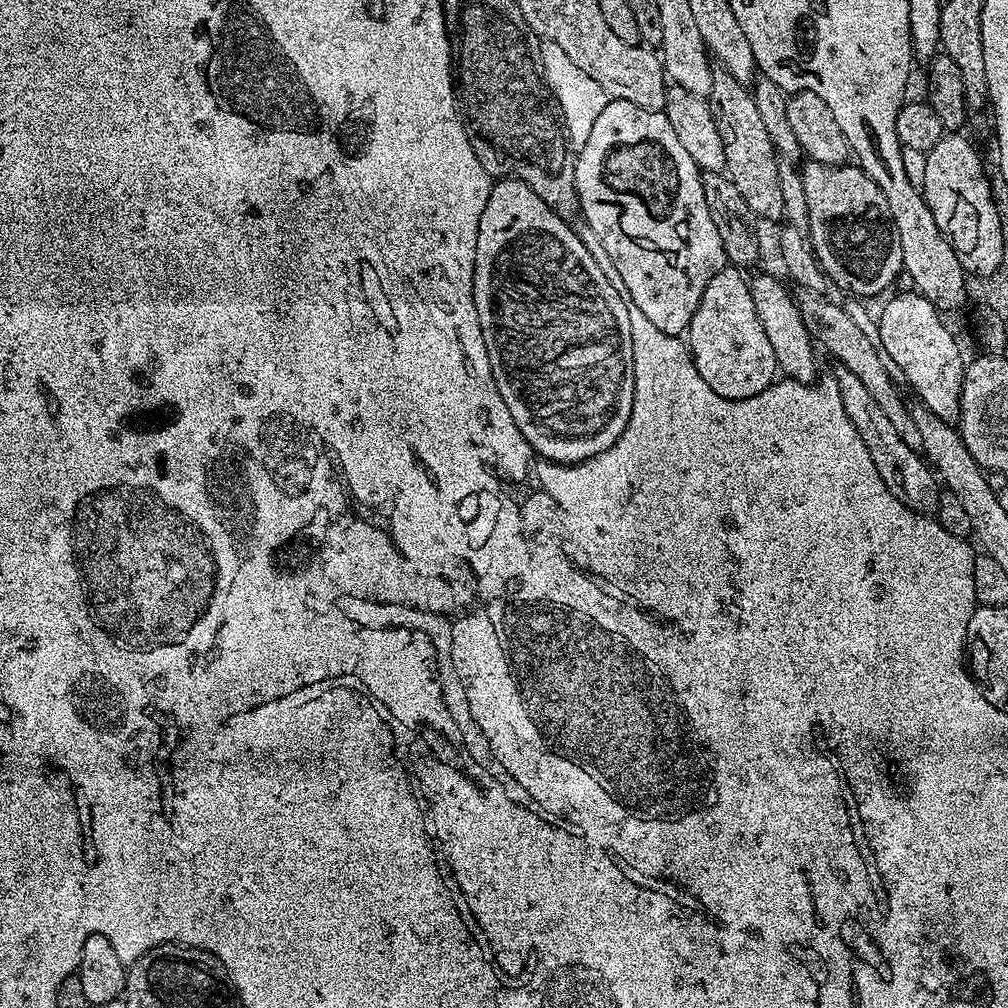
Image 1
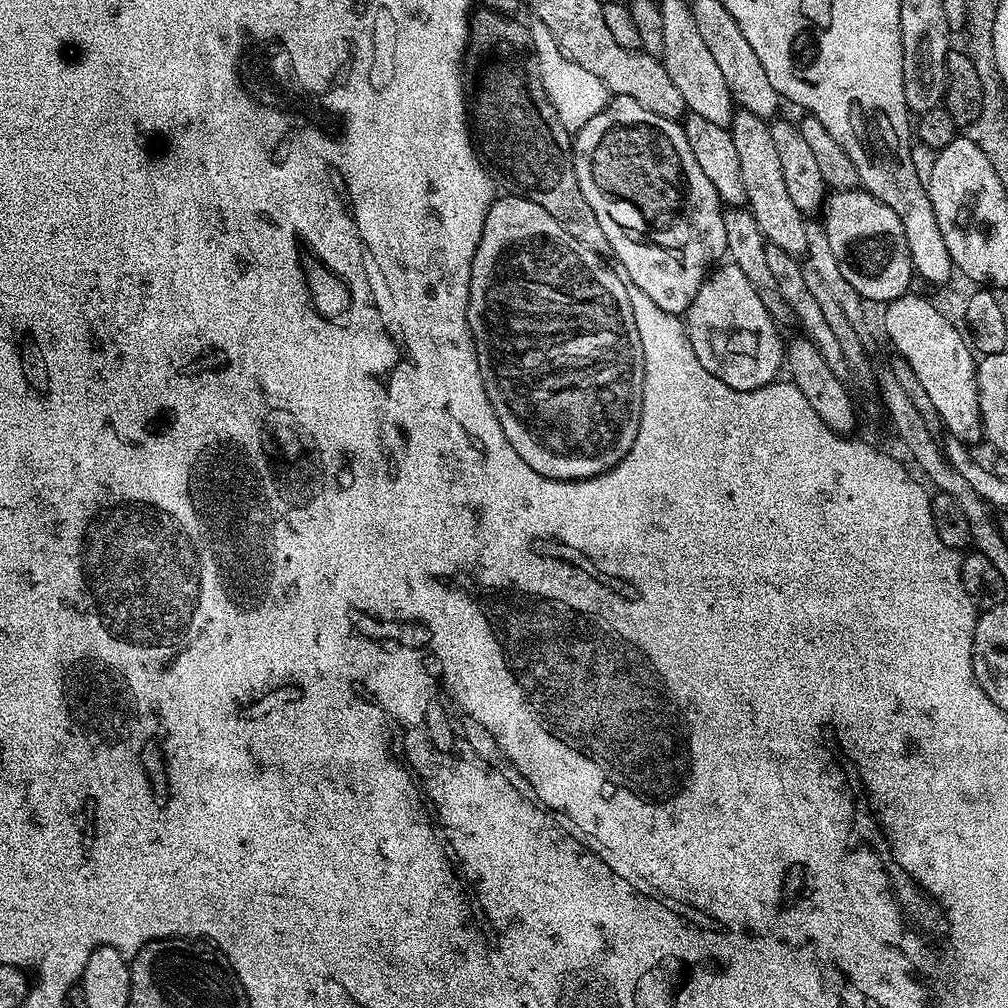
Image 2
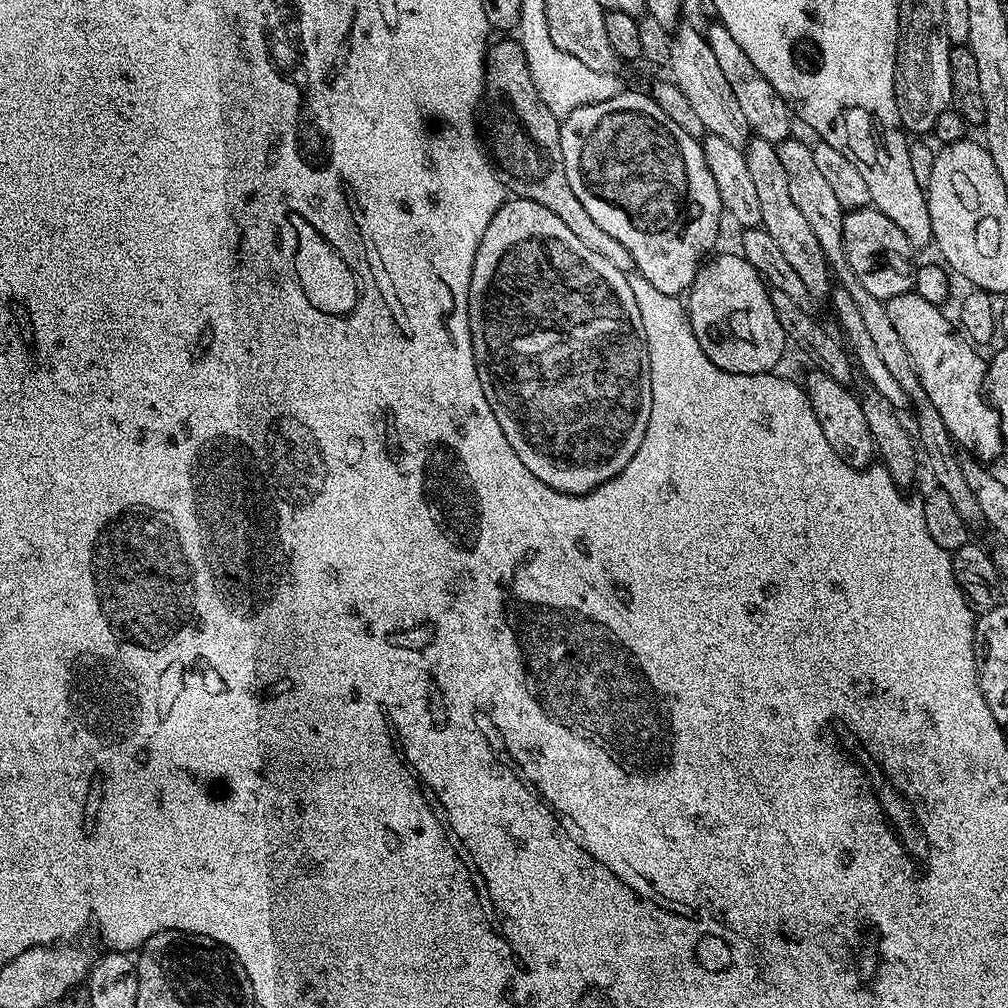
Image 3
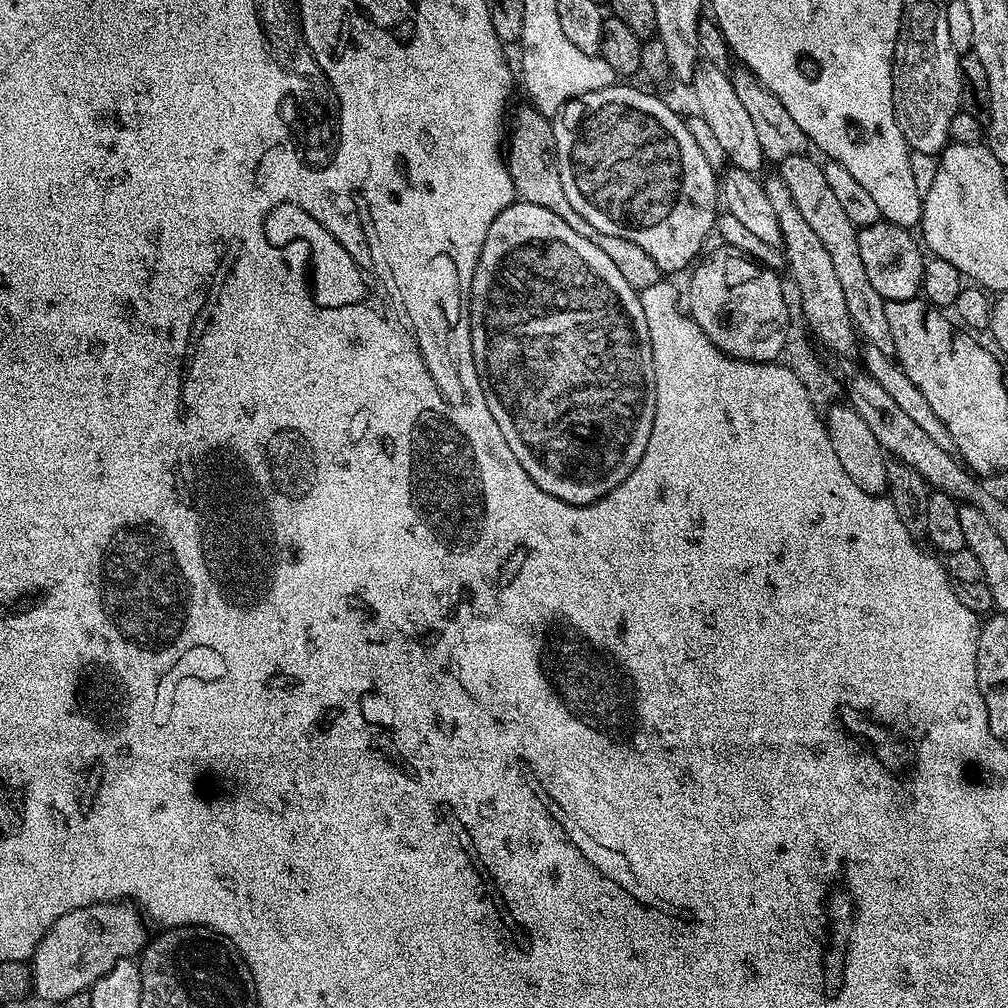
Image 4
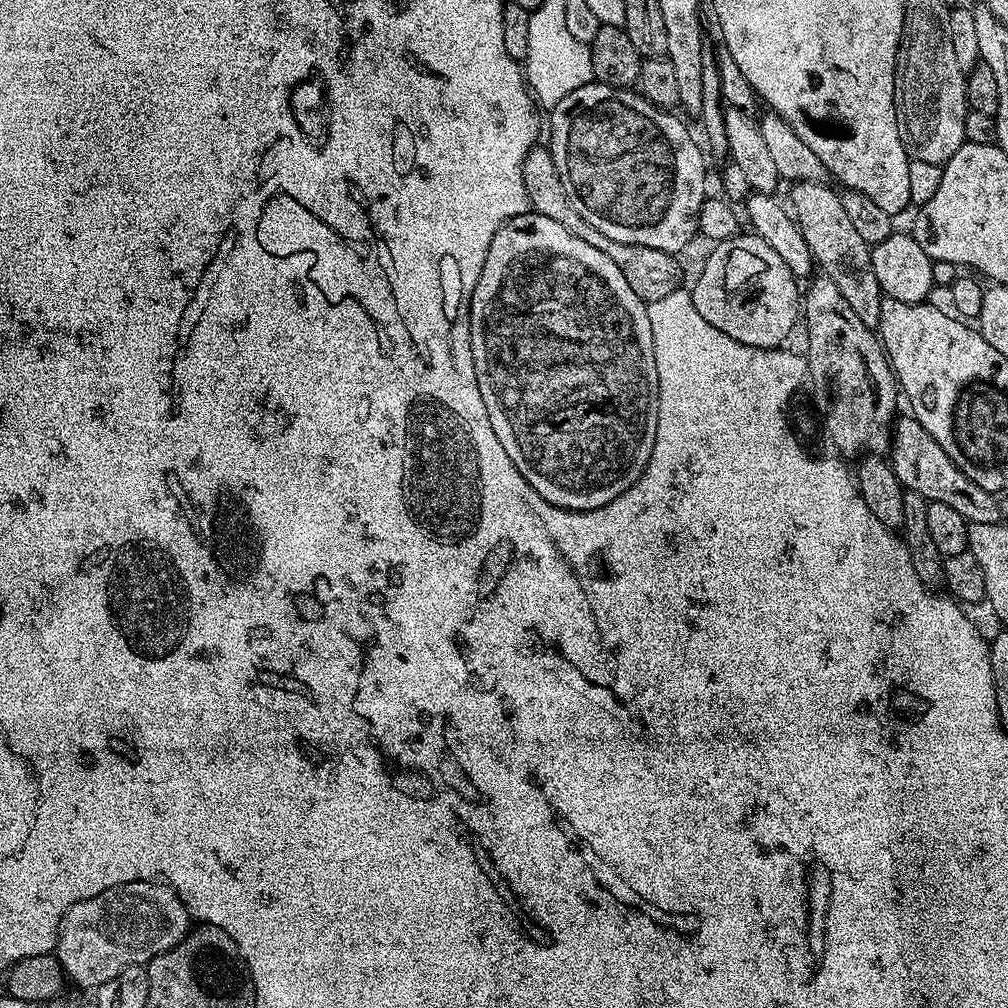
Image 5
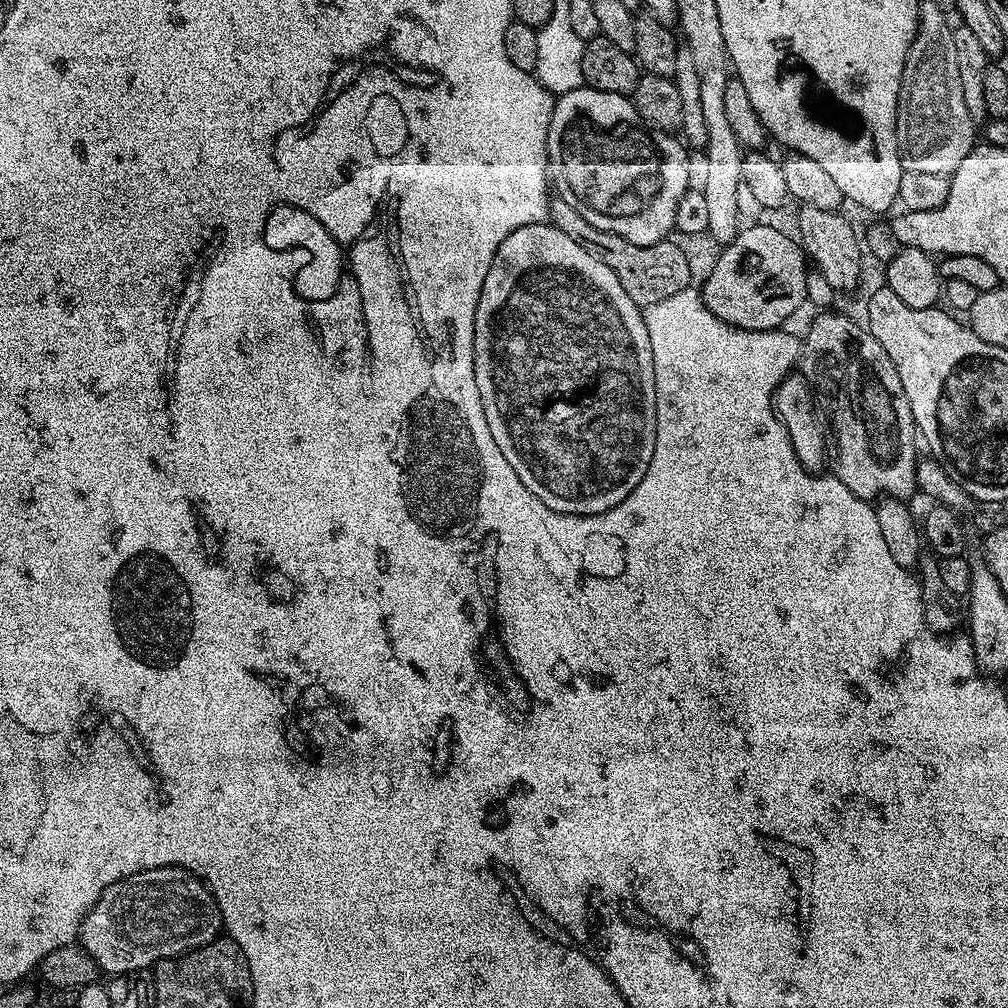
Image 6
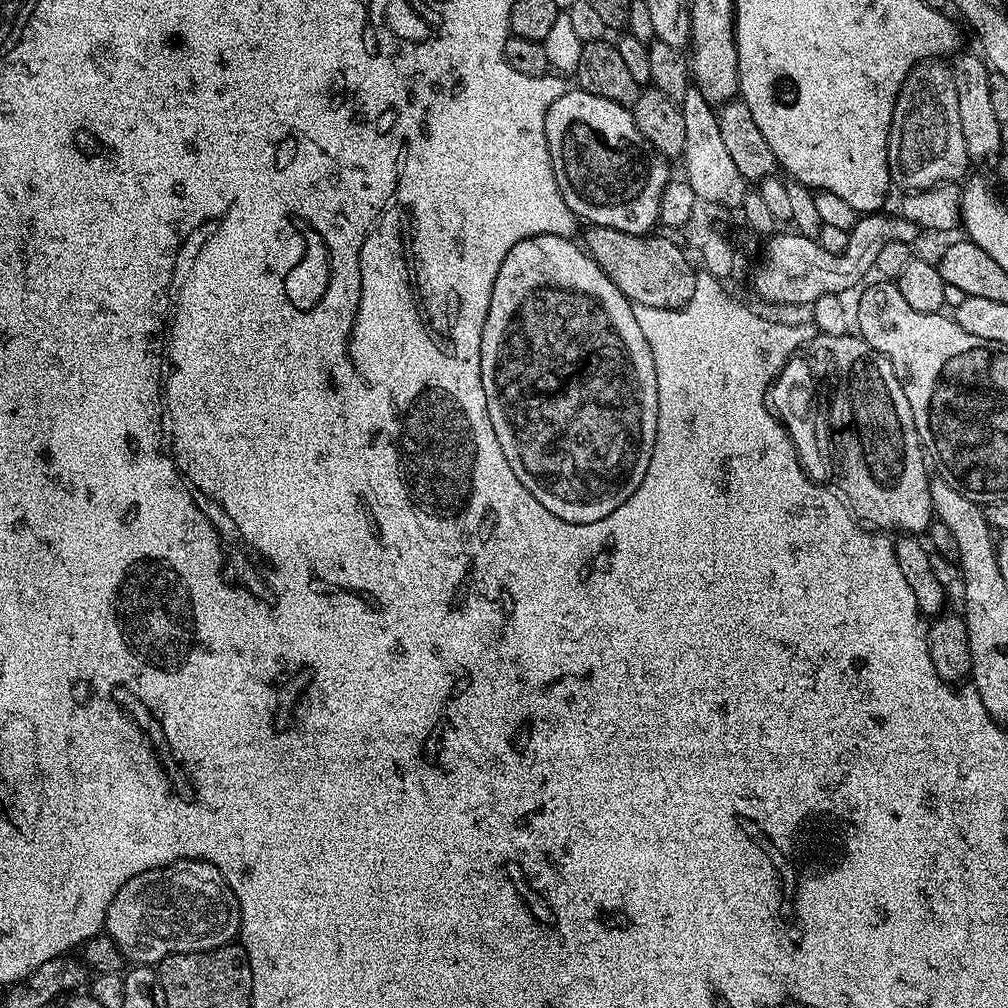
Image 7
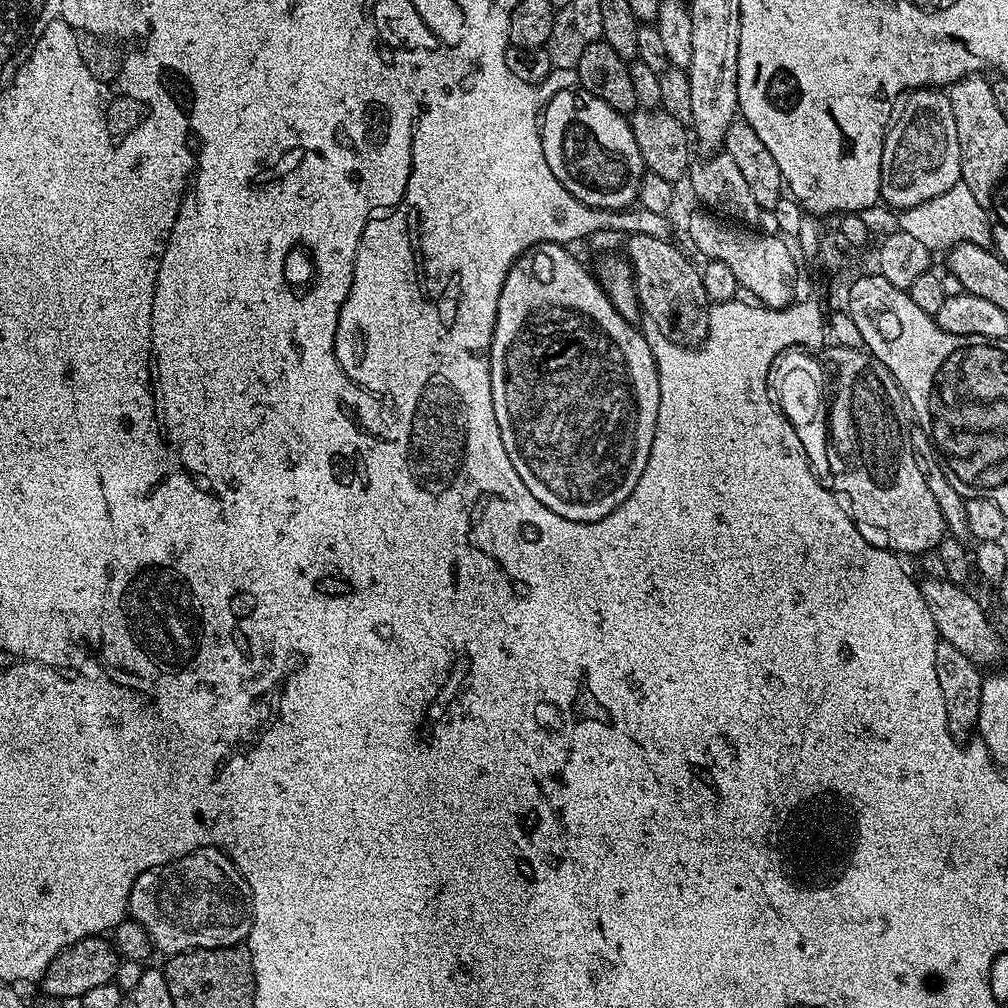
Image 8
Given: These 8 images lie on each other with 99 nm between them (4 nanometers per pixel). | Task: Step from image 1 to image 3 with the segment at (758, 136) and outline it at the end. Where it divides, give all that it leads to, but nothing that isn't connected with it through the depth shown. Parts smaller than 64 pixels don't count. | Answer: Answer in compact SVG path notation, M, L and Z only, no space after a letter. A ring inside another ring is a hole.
M759 138L749 139L744 148L746 167L750 170L750 178L754 181L754 186L758 189L758 207L762 209L760 224L778 242L778 247L782 250L782 255L790 261L790 266L798 270L798 278L806 285L806 290L813 298L819 302L827 297L834 288L834 273L828 265L826 254L822 254L822 245L818 243L818 237L814 230L810 230L810 222L794 206L794 198L790 198L790 178L786 178L786 169L778 159L776 145Z

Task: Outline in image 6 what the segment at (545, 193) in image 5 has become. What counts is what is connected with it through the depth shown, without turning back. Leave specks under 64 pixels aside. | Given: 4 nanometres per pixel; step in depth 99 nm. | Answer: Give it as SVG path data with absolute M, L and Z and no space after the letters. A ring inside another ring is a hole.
M556 198L550 204L550 223L562 234L574 238L586 254L591 254L598 258L598 262L610 266L614 274L618 274L618 282L622 282L622 290L630 294L630 298L635 304L647 306L654 302L662 302L662 298L679 296L685 291L684 288L692 280L692 264L688 261L688 256L679 248L672 244L671 239L663 240L650 246L634 246L634 242L626 242L618 234L610 234L610 230L598 230L598 226L590 226L574 206L570 206L565 200Z

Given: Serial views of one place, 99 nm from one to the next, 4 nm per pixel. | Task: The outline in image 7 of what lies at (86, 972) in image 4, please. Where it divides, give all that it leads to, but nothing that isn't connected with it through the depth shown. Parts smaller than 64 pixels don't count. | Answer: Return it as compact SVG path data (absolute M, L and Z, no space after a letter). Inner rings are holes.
M178 860L175 864L168 864L164 868L155 868L127 880L118 890L118 894L114 894L110 906L104 913L103 931L116 944L120 956L125 961L132 960L128 962L136 966L156 966L165 956L170 956L174 952L209 952L212 948L223 948L233 943L240 934L240 903L230 890L226 878L213 864L207 864L205 860Z

